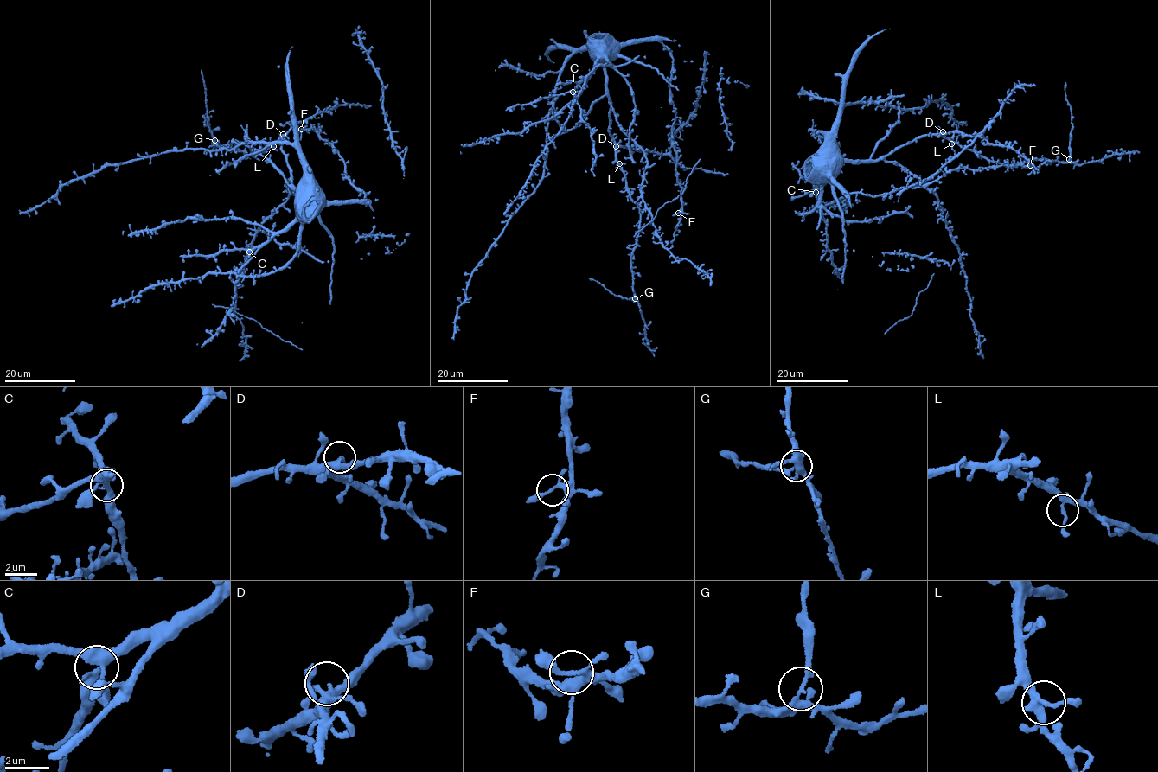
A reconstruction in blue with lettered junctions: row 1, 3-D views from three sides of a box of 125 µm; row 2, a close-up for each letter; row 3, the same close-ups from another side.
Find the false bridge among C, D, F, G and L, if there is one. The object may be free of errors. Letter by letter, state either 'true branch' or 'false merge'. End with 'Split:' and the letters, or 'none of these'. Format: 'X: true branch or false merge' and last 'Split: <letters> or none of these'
C: true branch
D: true branch
F: true branch
G: false merge
L: true branch
Split: G

